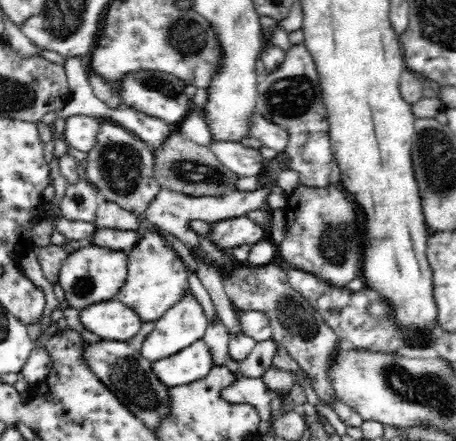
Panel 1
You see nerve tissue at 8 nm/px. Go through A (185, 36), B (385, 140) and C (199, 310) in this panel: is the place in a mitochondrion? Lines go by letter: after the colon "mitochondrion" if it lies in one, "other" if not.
A: mitochondrion
B: other
C: other

